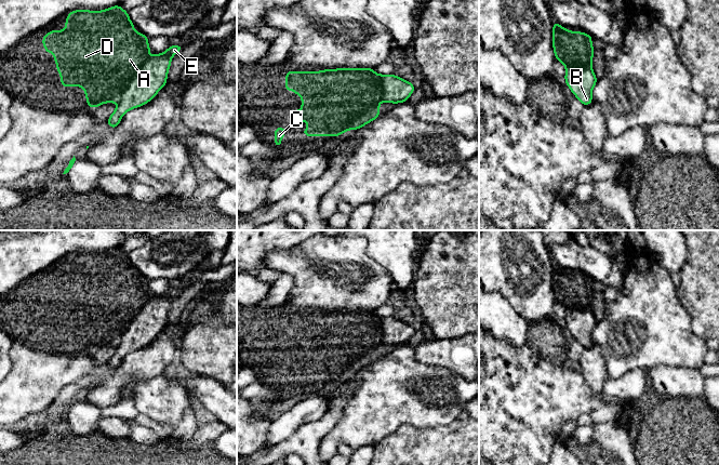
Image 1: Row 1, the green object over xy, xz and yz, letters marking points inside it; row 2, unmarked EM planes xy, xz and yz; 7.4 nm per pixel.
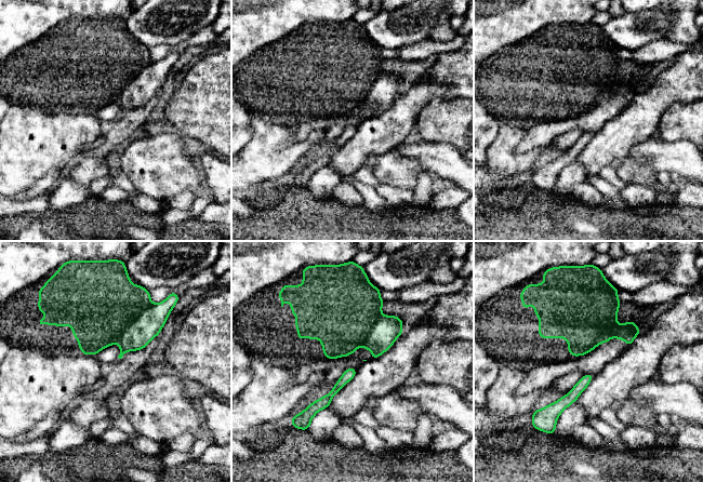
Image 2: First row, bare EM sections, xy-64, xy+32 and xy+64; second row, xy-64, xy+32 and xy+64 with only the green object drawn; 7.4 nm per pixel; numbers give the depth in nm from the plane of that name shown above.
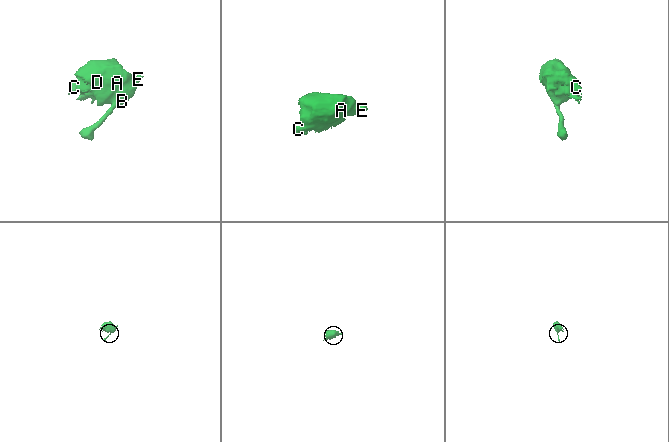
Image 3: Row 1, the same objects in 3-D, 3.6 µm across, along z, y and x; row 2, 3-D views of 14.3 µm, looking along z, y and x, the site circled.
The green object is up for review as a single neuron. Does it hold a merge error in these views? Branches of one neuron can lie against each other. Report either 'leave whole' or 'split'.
split

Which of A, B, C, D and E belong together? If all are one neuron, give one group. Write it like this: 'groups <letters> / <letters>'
groups A C D / B E

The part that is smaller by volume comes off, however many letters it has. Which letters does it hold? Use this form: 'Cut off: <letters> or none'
Cut off: B, E

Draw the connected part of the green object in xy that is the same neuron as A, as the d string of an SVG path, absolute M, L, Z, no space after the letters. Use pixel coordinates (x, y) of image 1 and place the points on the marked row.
M120 5L103 11L76 10L66 16L65 30L52 30L41 39L44 52L54 55L61 84L82 87L89 108L118 103L122 92L149 58L148 37L137 32Z

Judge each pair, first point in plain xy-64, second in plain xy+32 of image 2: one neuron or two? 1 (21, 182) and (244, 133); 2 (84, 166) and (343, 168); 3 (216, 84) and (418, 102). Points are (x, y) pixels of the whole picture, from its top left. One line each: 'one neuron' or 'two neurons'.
1: two neurons
2: one neuron
3: two neurons

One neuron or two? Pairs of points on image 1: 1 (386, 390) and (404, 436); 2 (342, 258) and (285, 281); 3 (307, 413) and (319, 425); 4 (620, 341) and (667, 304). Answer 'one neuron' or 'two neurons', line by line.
1: two neurons
2: two neurons
3: two neurons
4: one neuron

